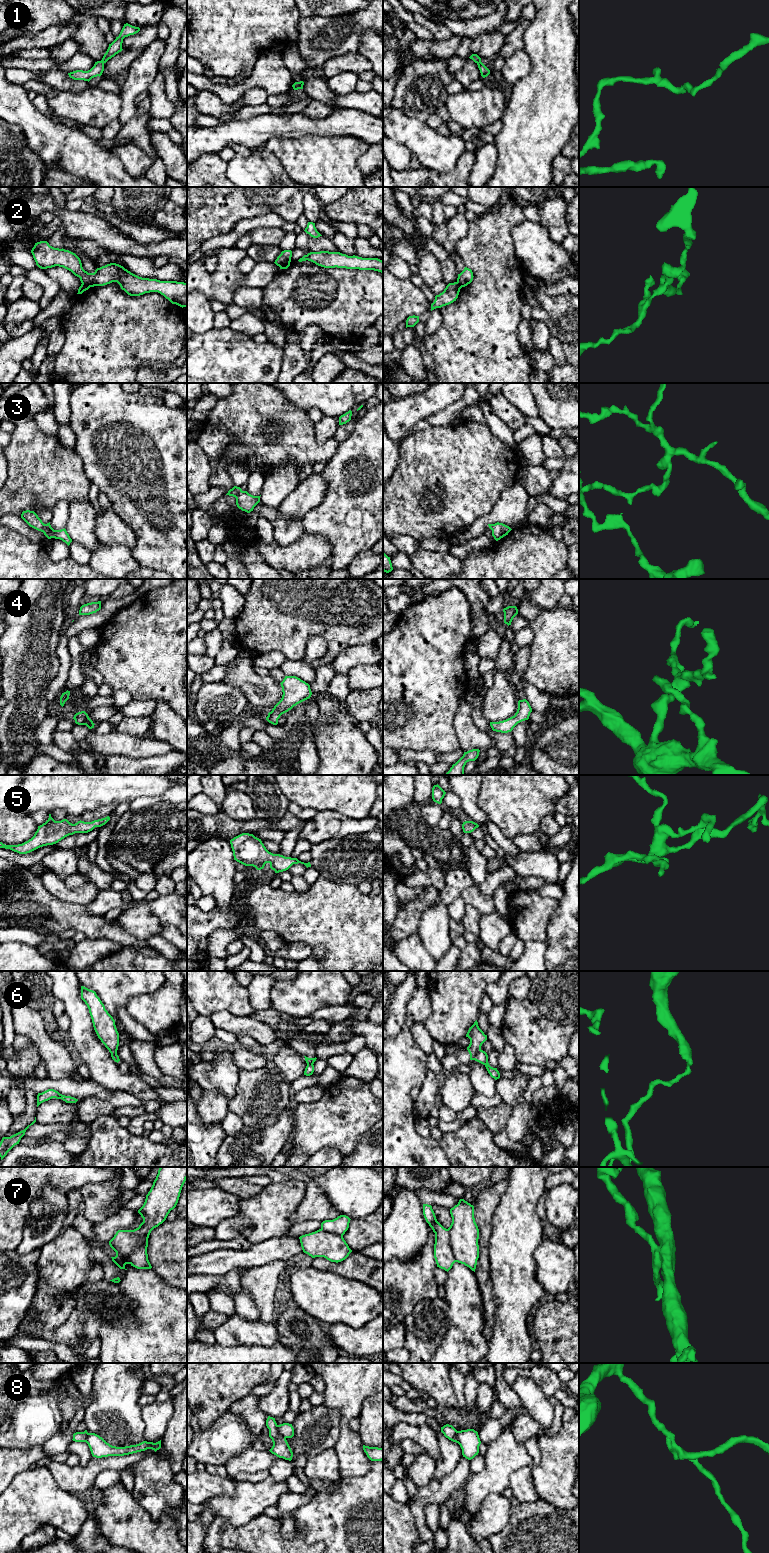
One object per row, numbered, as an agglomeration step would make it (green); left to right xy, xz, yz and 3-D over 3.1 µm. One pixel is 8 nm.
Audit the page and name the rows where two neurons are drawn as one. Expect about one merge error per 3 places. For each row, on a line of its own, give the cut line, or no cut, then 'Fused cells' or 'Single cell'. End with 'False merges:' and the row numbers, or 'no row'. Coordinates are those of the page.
1: No split. Single cell
2: Split along xy (82, 283), (89, 287). Fused cells
3: Split along xy (45, 524), (41, 531). Fused cells
4: No split. Single cell
5: No split. Single cell
6: Split along yz (480, 1049), (473, 1059). Fused cells
7: Split along yz (447, 1229), (452, 1256), (456, 1261). Fused cells
8: No split. Single cell
False merges: 2, 3, 6, 7

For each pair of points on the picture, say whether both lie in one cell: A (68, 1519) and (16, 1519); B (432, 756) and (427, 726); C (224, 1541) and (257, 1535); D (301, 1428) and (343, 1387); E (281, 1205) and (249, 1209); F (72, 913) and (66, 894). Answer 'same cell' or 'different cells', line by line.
A: same cell
B: different cells
C: same cell
D: different cells
E: same cell
F: different cells

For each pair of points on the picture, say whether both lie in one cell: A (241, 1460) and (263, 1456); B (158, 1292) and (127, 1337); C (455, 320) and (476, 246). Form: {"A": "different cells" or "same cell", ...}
{"A": "same cell", "B": "same cell", "C": "same cell"}

